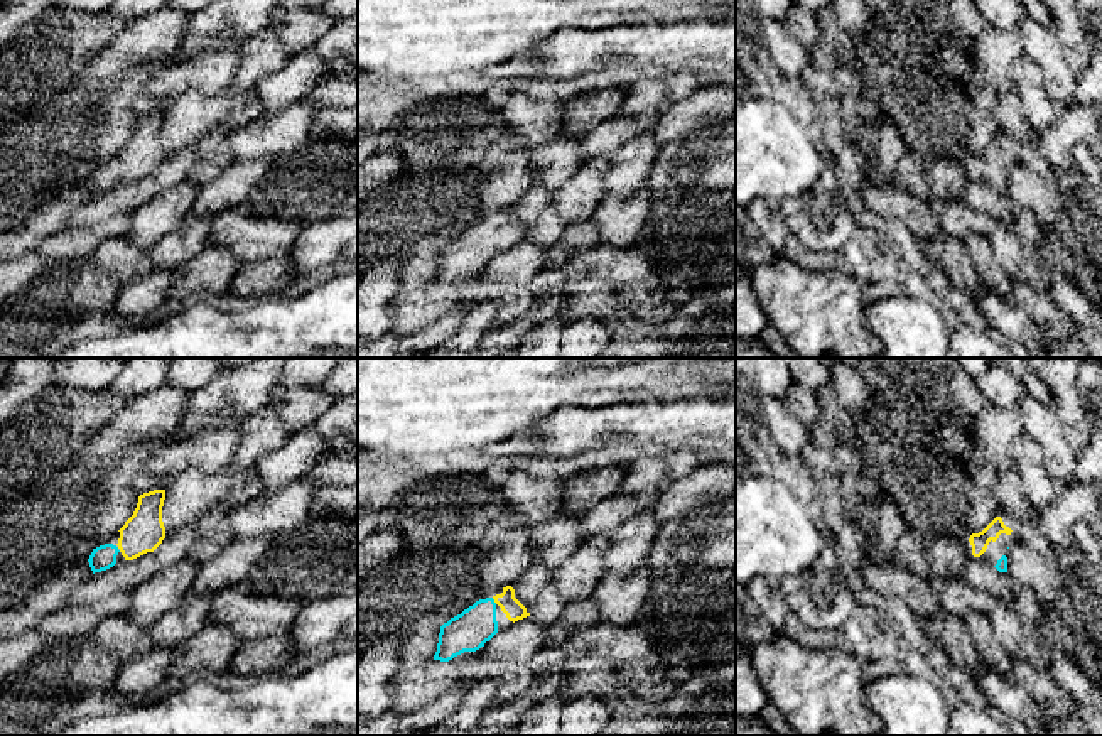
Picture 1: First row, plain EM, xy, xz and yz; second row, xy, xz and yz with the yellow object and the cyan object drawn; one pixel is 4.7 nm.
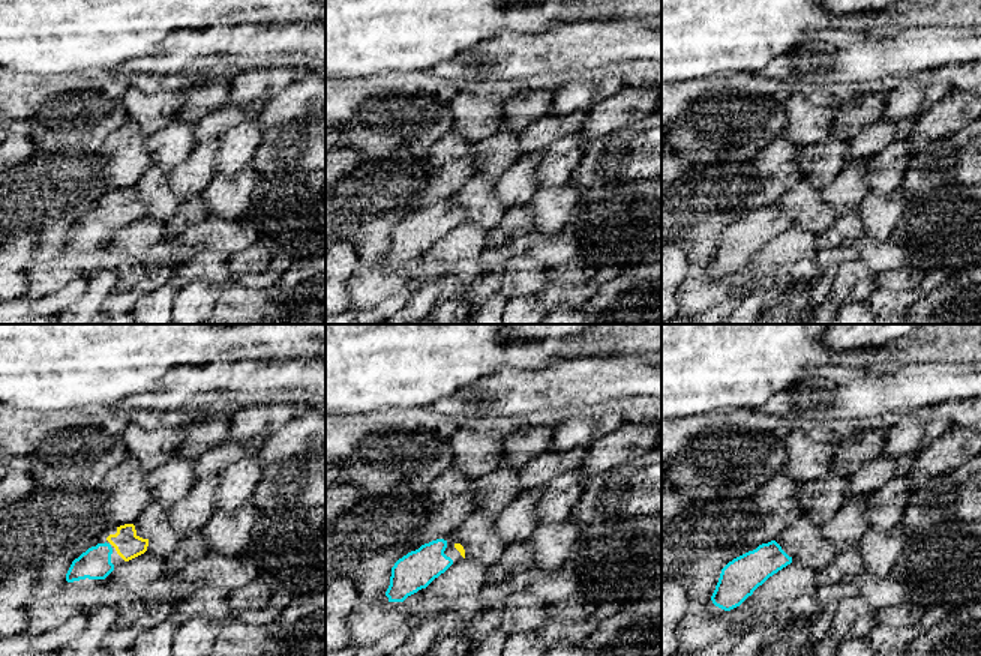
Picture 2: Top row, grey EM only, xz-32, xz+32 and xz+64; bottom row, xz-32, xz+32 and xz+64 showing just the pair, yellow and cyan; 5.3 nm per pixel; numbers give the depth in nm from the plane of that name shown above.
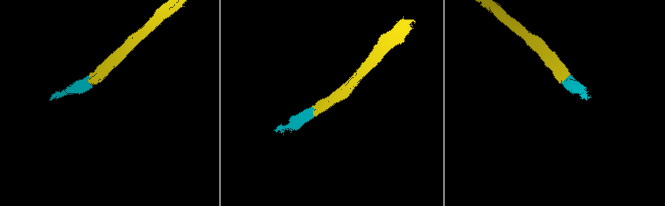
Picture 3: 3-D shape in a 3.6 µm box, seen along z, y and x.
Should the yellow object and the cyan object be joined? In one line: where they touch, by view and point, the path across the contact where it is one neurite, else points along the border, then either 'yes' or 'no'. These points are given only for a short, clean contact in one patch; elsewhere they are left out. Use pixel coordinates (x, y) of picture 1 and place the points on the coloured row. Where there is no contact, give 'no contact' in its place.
xz (495, 601) | across xz (513, 610), (505, 601), (495, 601), (468, 632) | yes

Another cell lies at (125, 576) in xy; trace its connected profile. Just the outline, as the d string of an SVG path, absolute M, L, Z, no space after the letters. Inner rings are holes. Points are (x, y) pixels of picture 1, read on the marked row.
M189 523L179 528L174 535L165 537L154 552L115 564L106 571L95 572L69 596L68 604L96 603L122 591L133 591L159 571L184 560L194 538L194 523Z

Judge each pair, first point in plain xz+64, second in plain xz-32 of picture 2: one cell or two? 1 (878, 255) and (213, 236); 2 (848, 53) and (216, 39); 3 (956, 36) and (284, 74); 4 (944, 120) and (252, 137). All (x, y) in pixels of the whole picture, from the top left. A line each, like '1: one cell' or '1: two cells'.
1: one cell
2: one cell
3: two cells
4: two cells

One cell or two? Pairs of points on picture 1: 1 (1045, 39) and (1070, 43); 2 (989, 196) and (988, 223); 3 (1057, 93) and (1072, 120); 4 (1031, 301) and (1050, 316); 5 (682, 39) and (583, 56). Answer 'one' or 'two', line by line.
1: two
2: two
3: two
4: one
5: one

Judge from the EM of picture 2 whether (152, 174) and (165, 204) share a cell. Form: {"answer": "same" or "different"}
{"answer": "same"}

